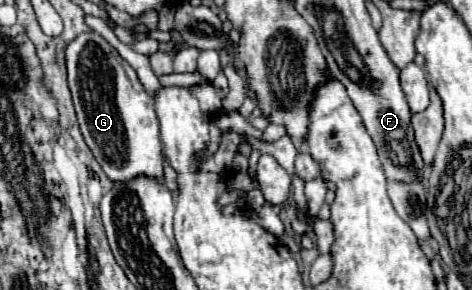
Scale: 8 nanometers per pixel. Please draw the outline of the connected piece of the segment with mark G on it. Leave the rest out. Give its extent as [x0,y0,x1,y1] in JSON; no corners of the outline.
[66,33,164,183]

